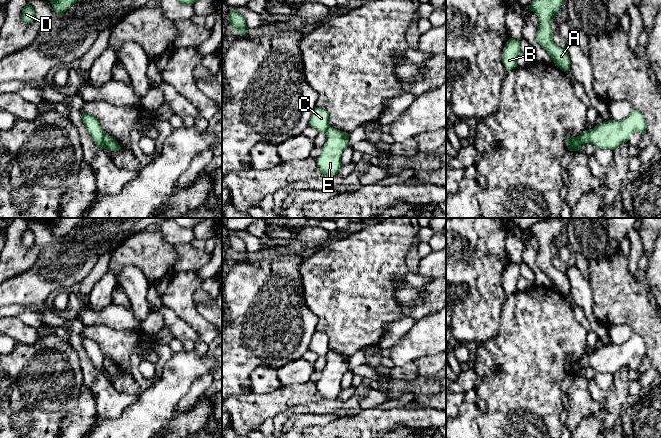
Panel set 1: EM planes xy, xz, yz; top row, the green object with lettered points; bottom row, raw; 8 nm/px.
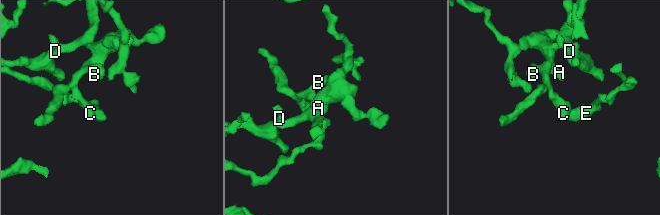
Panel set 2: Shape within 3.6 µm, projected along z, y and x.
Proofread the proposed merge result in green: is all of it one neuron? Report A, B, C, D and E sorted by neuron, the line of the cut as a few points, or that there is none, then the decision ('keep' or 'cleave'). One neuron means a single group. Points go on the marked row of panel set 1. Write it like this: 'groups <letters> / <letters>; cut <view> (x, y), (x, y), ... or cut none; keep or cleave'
groups A B C D / E; cut xy (105, 134), (104, 146); cleave

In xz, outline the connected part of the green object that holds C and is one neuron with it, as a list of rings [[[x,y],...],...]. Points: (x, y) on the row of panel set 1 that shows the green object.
[[[315,107],[309,120],[309,126],[318,132],[327,132],[330,127],[329,113],[325,109]]]

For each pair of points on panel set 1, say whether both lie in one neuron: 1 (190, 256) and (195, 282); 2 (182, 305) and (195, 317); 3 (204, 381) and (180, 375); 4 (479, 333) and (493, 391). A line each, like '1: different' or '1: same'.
1: same
2: same
3: different
4: different

